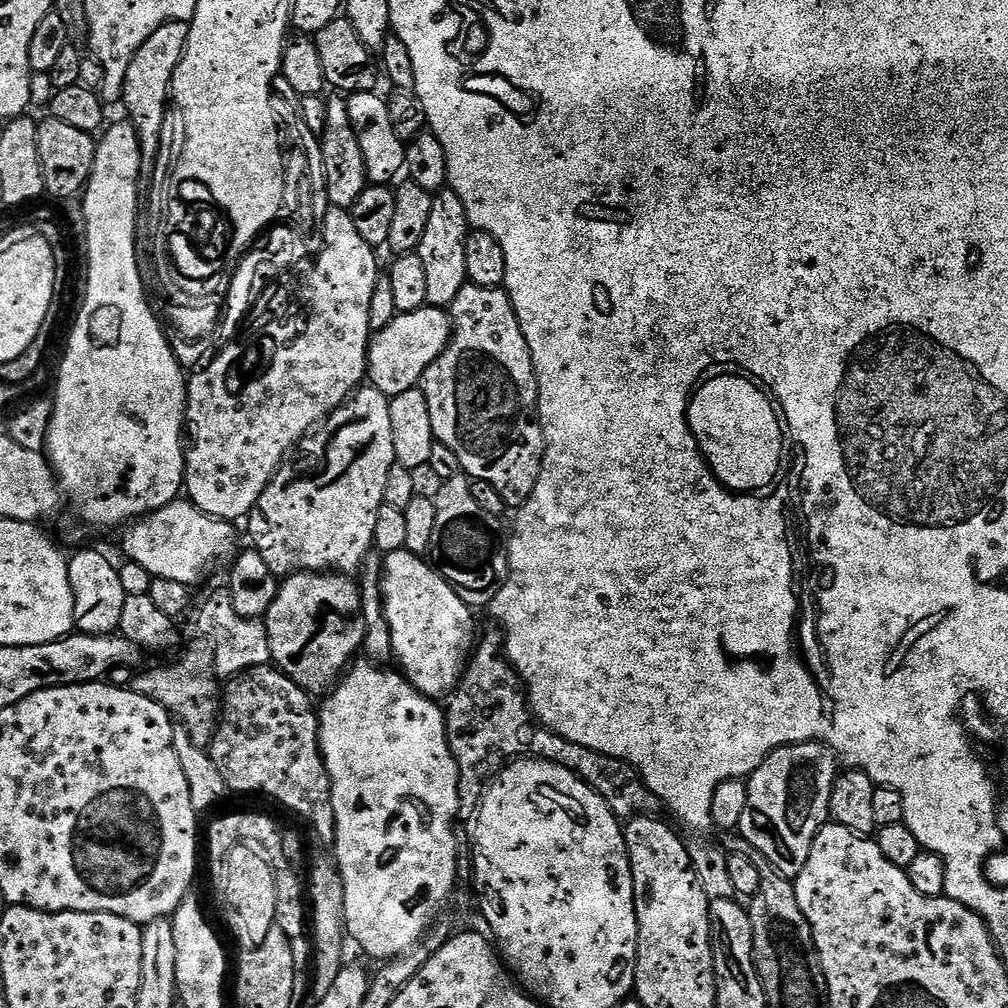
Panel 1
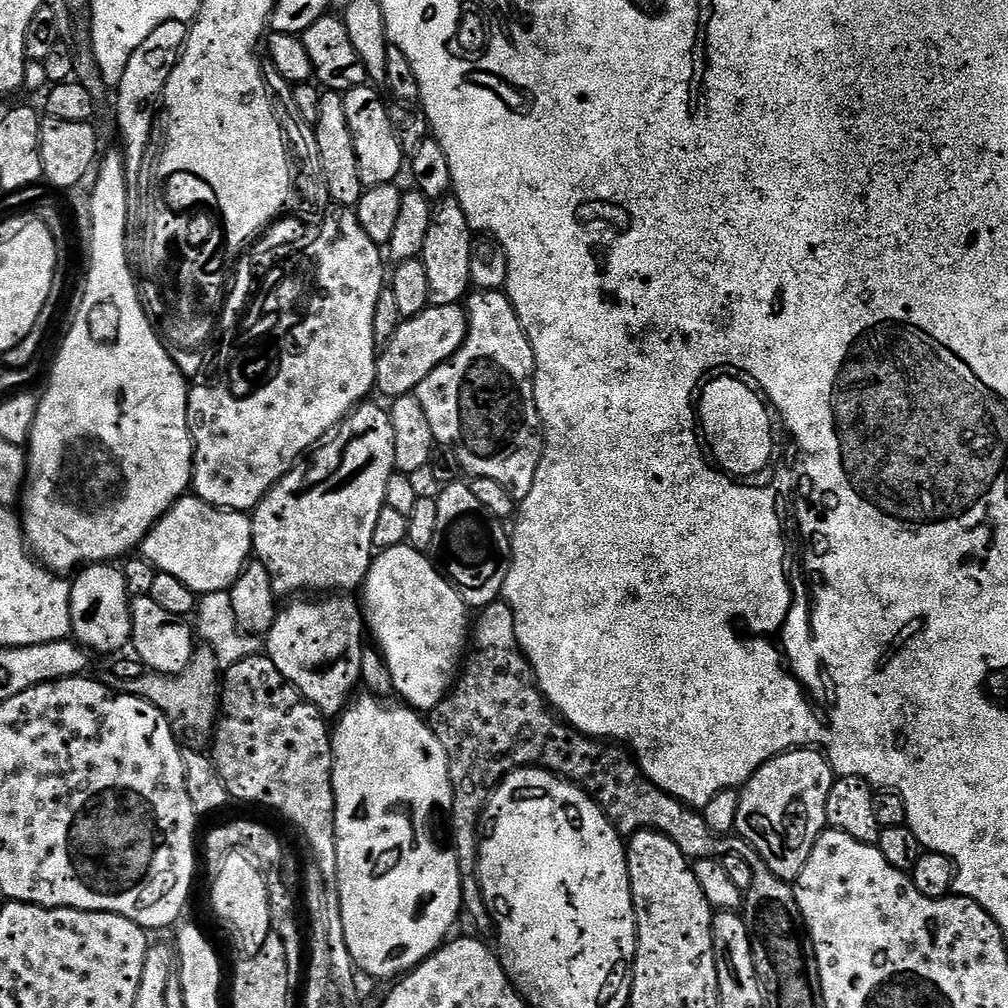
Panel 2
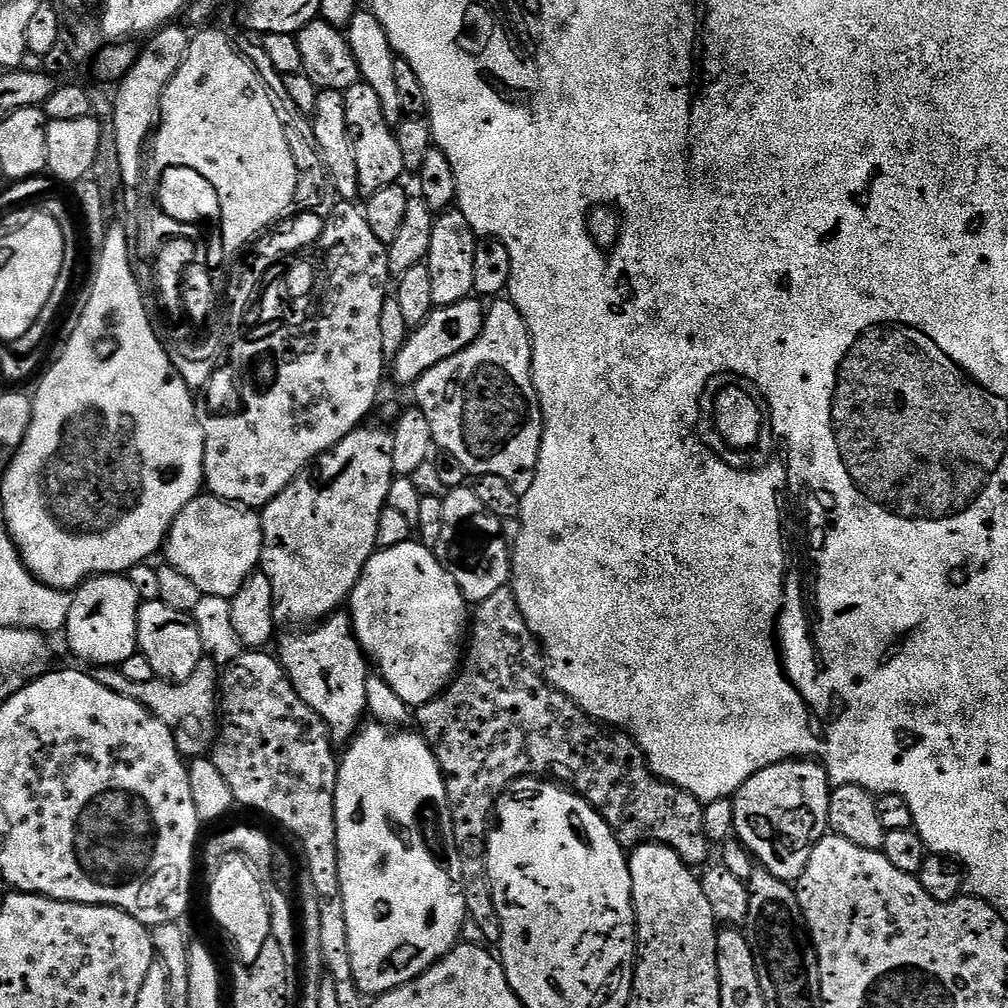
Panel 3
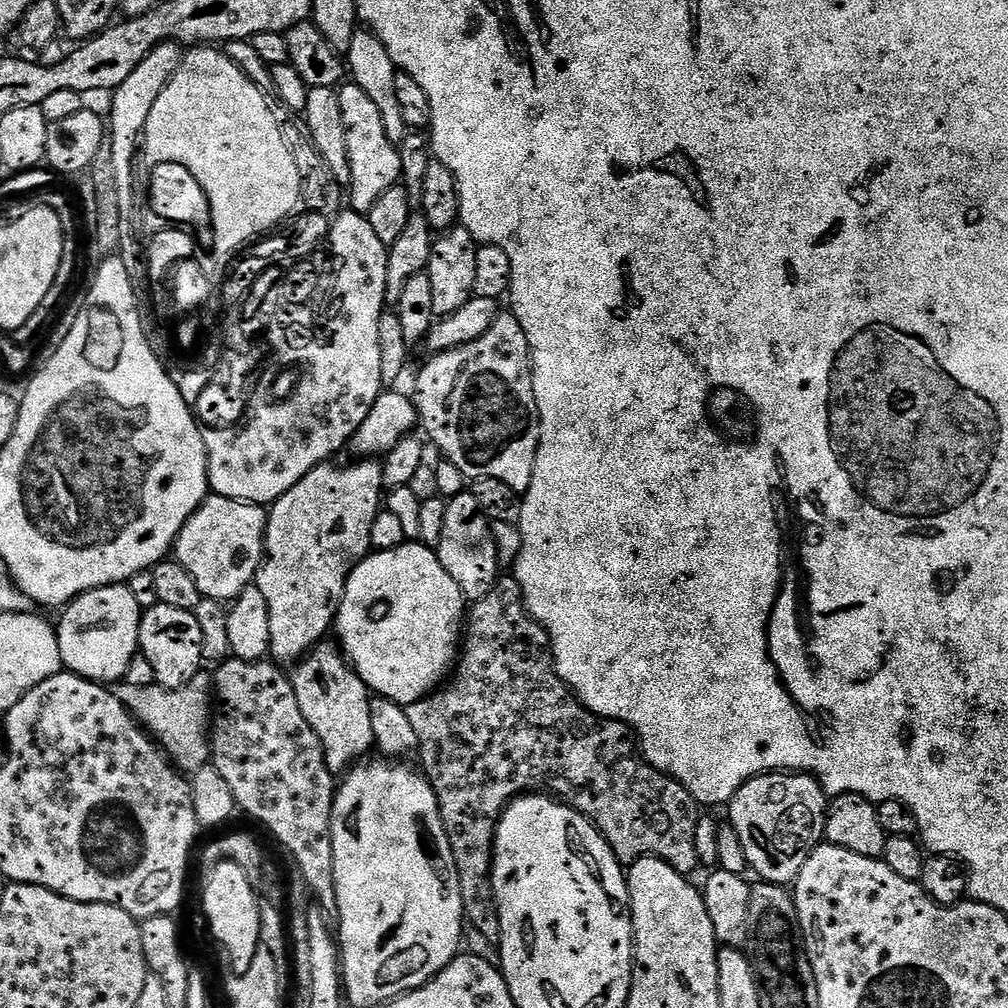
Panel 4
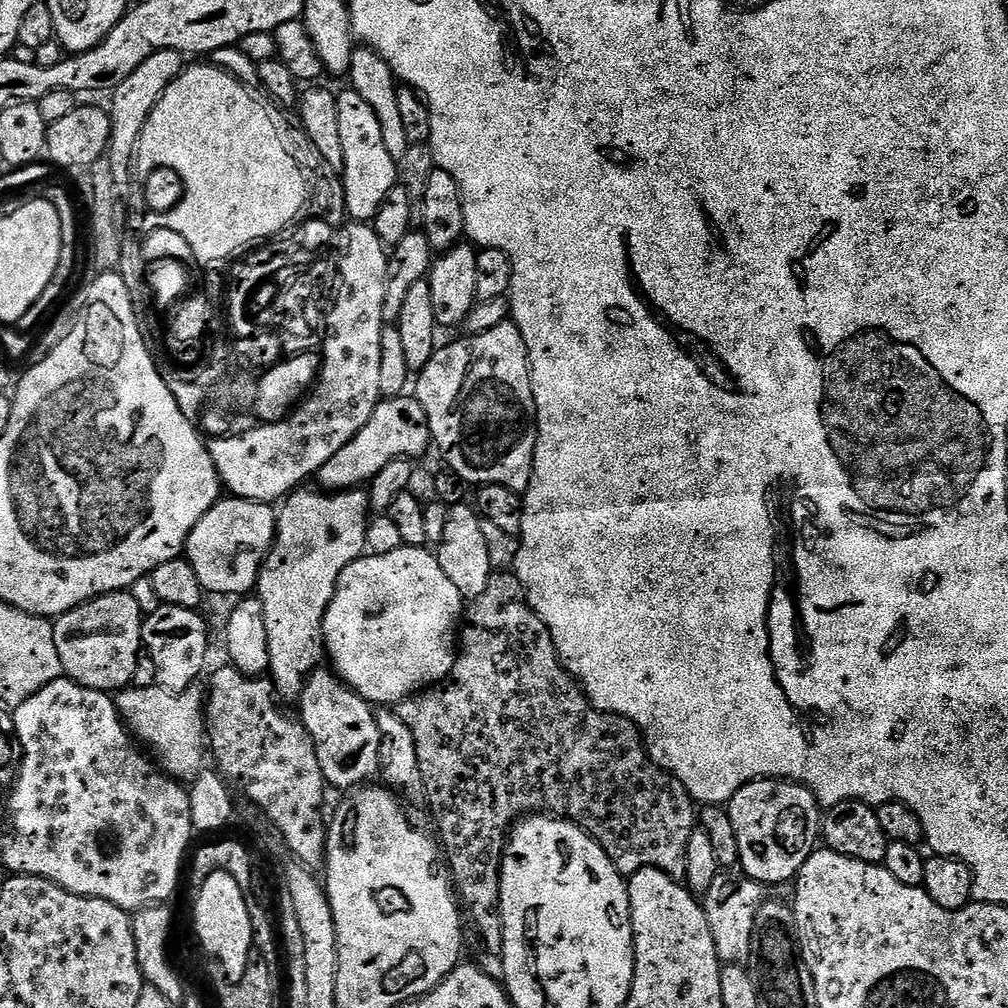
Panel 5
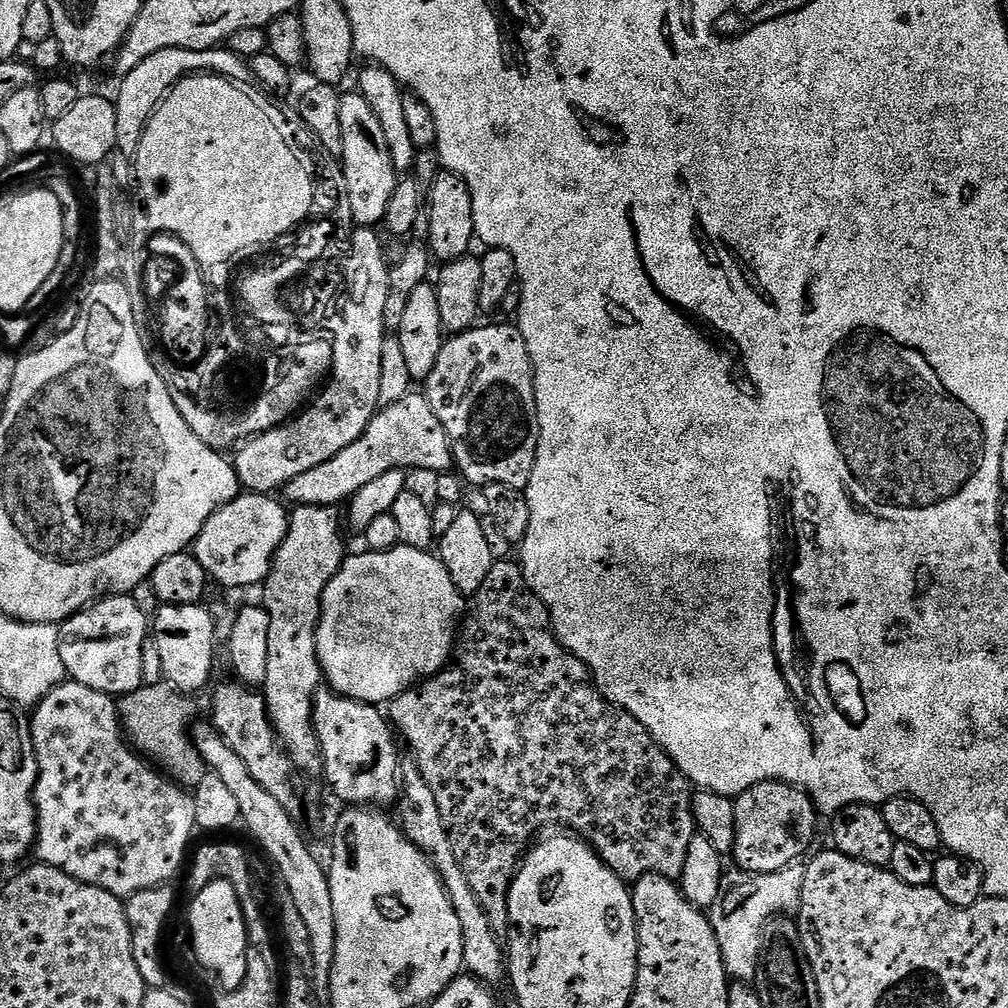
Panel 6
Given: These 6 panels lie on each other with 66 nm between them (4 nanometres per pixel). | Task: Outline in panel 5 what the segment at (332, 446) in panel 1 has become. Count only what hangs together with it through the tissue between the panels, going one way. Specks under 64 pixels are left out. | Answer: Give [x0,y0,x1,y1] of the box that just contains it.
[255,490,370,701]

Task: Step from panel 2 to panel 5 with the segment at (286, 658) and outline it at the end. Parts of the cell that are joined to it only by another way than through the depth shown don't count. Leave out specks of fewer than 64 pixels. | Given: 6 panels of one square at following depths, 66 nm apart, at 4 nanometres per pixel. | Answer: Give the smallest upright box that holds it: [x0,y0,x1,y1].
[298,667,382,790]

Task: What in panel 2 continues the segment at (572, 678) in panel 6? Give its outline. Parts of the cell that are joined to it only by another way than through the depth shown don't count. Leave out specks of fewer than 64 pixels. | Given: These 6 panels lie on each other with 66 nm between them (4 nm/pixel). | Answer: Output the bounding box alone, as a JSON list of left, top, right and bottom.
[430,602,718,937]

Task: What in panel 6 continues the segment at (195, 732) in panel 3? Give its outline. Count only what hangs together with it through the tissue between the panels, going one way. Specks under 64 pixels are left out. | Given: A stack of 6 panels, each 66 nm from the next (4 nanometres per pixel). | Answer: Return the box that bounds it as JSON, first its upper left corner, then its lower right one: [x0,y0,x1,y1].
[116,683,210,790]

